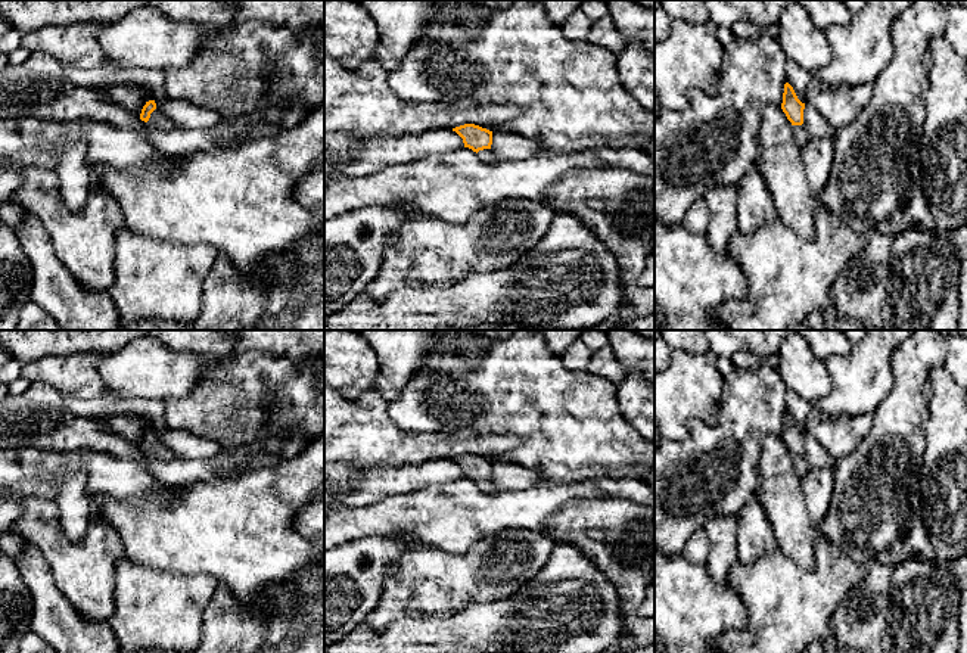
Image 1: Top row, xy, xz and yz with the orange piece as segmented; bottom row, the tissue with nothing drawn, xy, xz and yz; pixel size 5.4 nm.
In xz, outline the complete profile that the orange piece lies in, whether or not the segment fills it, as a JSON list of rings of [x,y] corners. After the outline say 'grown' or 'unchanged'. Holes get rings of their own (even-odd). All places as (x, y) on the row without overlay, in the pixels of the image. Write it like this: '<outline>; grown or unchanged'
[[[475,454],[455,457],[453,461],[455,461],[463,469],[464,478],[476,482],[482,491],[492,494],[503,489],[491,481],[492,461]]]; grown

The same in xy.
[[[155,430],[146,432],[142,439],[140,450],[147,453],[153,458],[159,460],[172,460],[175,454],[170,451],[161,439],[156,436]]]; grown

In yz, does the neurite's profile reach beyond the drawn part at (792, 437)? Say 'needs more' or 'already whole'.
needs more

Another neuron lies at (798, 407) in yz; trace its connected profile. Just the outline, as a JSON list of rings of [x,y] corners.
[[[793,391],[786,392],[786,413],[789,413],[797,429],[805,433],[806,417],[811,413],[811,404]]]

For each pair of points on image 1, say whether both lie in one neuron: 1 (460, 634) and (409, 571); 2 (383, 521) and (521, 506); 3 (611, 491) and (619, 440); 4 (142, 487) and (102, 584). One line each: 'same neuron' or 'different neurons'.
1: different neurons
2: same neuron
3: different neurons
4: different neurons

